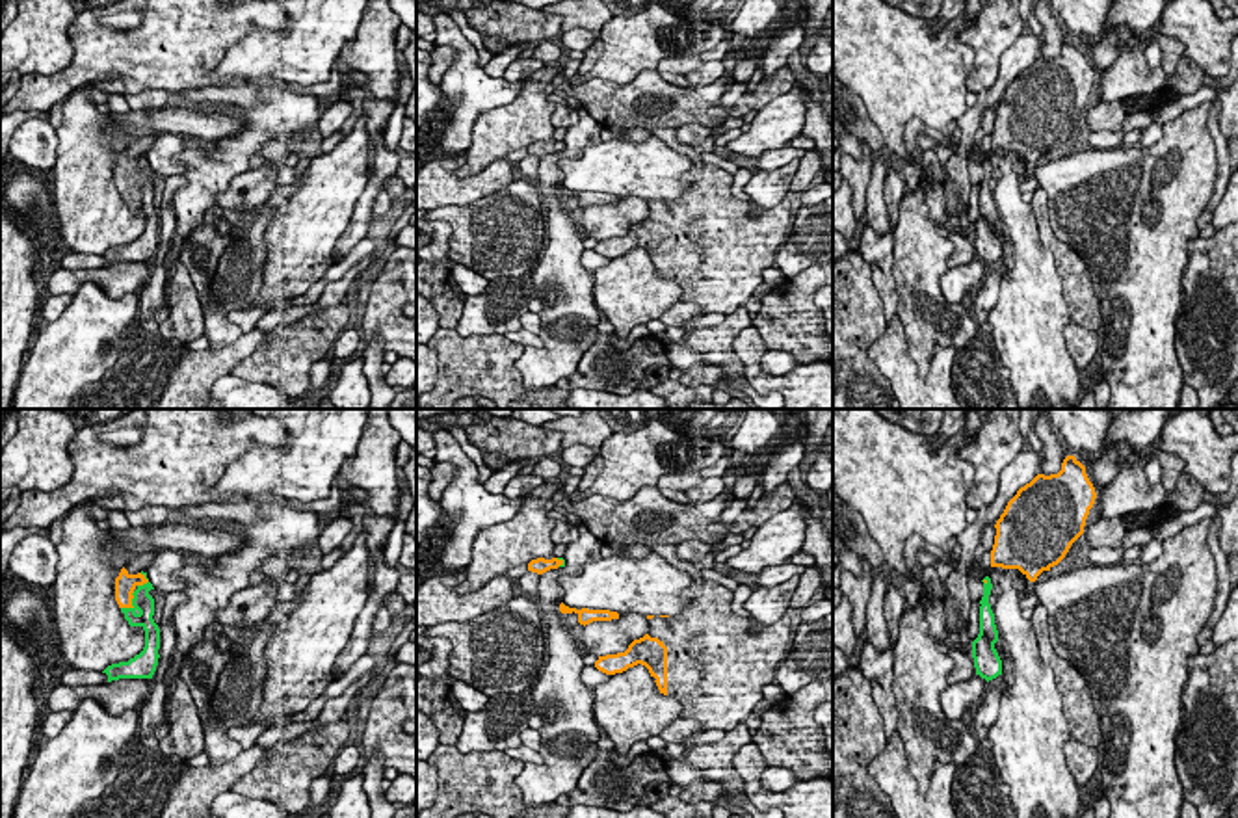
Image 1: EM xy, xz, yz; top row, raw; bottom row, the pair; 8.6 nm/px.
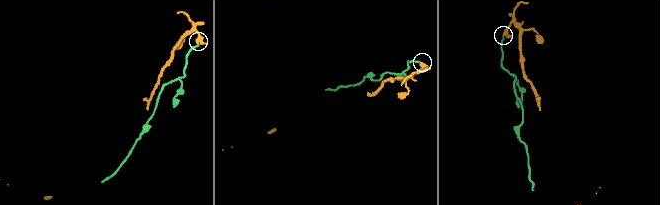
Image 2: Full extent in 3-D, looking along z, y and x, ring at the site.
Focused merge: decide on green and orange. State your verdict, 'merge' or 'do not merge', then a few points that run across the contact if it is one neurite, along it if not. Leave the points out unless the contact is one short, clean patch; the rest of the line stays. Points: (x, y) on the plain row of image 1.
merge; line xy (144, 186), (132, 186), (125, 179), (125, 168)

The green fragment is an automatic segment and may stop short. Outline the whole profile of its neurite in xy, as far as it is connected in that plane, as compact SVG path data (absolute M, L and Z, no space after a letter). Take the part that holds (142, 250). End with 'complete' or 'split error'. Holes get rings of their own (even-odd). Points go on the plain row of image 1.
M125 151L115 162L115 184L125 197L130 210L141 210L145 214L145 231L139 238L128 245L108 249L102 257L108 258L108 266L119 262L152 262L158 249L160 212L154 206L154 182L149 175L154 173L147 162L147 156L130 158Z | split error

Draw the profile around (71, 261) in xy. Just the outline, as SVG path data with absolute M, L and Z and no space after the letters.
M67 253L61 258L61 270L93 270L106 266L108 266L108 258L102 255Z

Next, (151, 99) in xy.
M147 89L136 95L125 95L130 110L136 112L151 112L156 108L164 108L167 102L169 93L162 89Z

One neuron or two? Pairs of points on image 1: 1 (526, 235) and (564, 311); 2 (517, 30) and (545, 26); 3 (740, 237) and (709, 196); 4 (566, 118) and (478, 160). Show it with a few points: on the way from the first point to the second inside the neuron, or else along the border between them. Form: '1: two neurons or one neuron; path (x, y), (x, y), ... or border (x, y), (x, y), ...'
1: two neurons; border (539, 261), (530, 277)
2: one neuron; path (525, 26), (538, 26)
3: one neuron; path (731, 227), (709, 205)
4: two neurons; border (556, 105), (551, 116), (553, 127)

